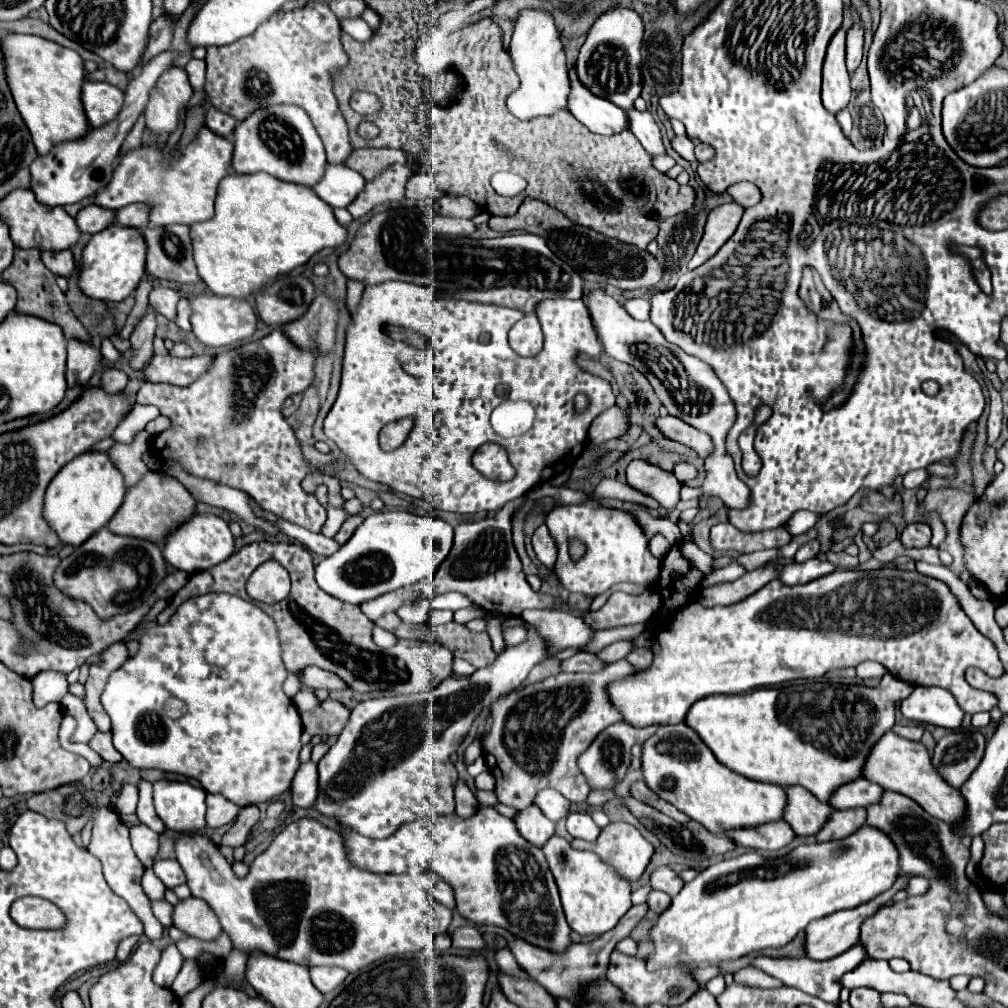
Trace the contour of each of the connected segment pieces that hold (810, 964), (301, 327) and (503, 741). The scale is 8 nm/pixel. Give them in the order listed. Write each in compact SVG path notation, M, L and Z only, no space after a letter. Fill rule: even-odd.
M856 944L850 950L846 950L844 954L836 956L836 958L830 958L830 960L822 960L822 962L810 960L810 958L764 958L764 956L760 956L760 958L754 960L754 966L768 972L768 974L772 974L774 978L778 978L784 986L792 986L792 988L804 990L804 992L808 992L808 994L812 994L816 998L822 998L826 1002L840 1004L840 1000L838 1000L840 990L842 990L840 978L846 972L854 970L864 958L866 958L864 944Z
M316 296L298 320L282 326L286 338L296 348L314 350L318 356L324 356L334 348L334 328L336 310L326 296Z
M616 660L612 664L606 664L598 672L556 674L542 682L528 684L520 690L514 690L512 694L506 694L504 698L498 698L490 708L490 714L494 720L492 730L484 738L484 758L486 758L488 770L496 778L494 794L498 798L498 802L502 802L510 808L522 810L522 808L528 808L532 804L532 798L538 794L538 790L544 790L544 788L558 790L564 798L568 798L574 804L586 802L592 788L590 788L586 776L578 768L578 756L594 742L594 738L604 728L622 720L620 710L616 710L616 706L608 698L608 692L606 692L608 684L622 680L622 678L630 678L638 672L640 672L640 668L628 664L626 660Z

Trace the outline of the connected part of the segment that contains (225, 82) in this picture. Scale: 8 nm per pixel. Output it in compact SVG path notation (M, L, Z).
M308 2L296 10L274 12L254 34L244 36L230 46L206 48L208 70L204 92L208 102L234 116L238 122L260 106L294 102L312 118L312 124L324 142L328 162L344 164L352 146L330 78L334 68L342 68L348 62L348 56L344 56L344 48L340 46L340 32L338 18L328 4Z

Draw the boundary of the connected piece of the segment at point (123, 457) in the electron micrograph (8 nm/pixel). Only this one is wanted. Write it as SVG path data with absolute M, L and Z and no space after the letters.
M143 429L136 432L136 436L130 444L114 442L114 446L106 452L112 458L114 466L122 472L126 486L134 486L149 470L142 460L142 456L149 451L151 441L150 434Z

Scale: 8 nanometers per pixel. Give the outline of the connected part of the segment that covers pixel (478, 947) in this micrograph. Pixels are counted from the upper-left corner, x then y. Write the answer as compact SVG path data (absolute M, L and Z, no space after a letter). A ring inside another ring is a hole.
M462 926L458 928L454 934L452 934L452 944L454 946L460 946L460 948L468 948L468 950L474 950L474 952L482 952L486 950L486 942L484 938L480 936L480 932L472 926Z

